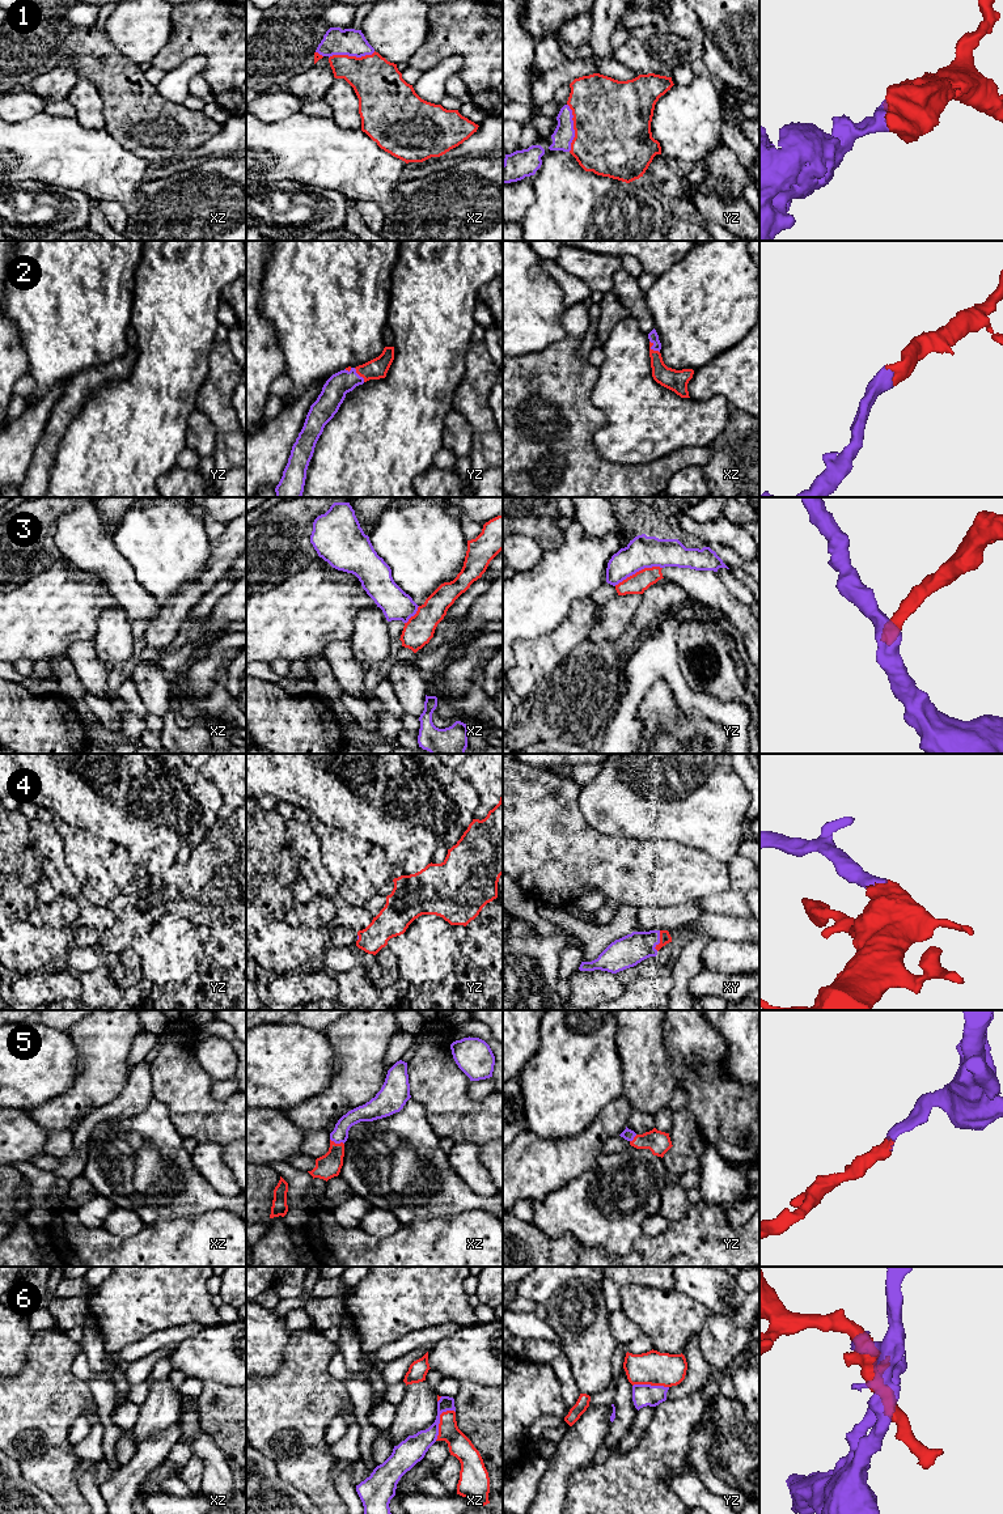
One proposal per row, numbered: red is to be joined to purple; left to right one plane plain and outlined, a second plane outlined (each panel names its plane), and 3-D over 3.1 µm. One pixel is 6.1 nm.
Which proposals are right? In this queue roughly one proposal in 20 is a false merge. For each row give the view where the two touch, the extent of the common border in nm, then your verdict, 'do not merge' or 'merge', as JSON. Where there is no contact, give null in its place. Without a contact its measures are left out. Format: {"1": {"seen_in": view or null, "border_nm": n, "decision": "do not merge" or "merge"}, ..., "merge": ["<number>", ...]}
{"1": {"seen_in": "yz", "border_nm": 300, "decision": "merge"}, "2": {"seen_in": "xz", "border_nm": 100, "decision": "merge"}, "3": {"seen_in": "yz", "border_nm": 320, "decision": "do not merge"}, "4": {"seen_in": "xy", "border_nm": 130, "decision": "merge"}, "5": {"seen_in": "xz", "border_nm": 90, "decision": "merge"}, "6": {"seen_in": "xz", "border_nm": 220, "decision": "do not merge"}, "merge": ["1", "2", "4", "5"]}

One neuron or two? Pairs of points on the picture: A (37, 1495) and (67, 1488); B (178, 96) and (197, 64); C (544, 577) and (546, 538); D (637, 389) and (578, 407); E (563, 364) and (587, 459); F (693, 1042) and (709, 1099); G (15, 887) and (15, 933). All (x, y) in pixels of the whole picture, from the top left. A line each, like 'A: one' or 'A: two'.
A: two
B: one
C: two
D: two
E: one
F: one
G: two

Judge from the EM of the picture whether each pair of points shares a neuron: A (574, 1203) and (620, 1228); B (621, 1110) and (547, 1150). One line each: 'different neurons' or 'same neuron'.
A: same neuron
B: same neuron

